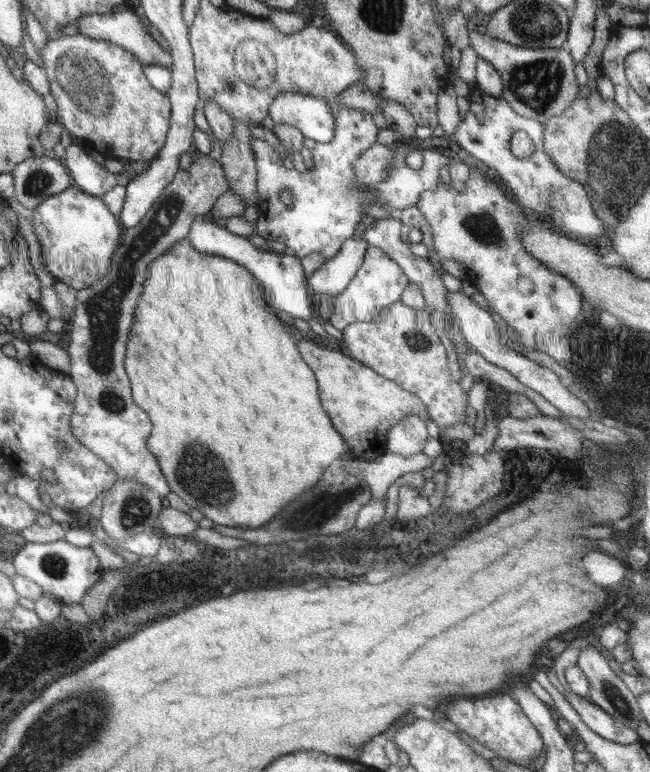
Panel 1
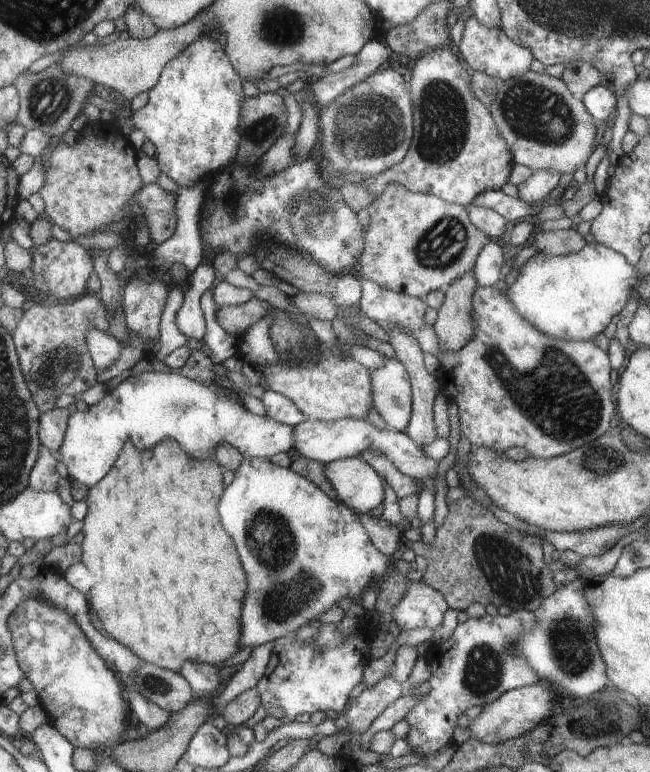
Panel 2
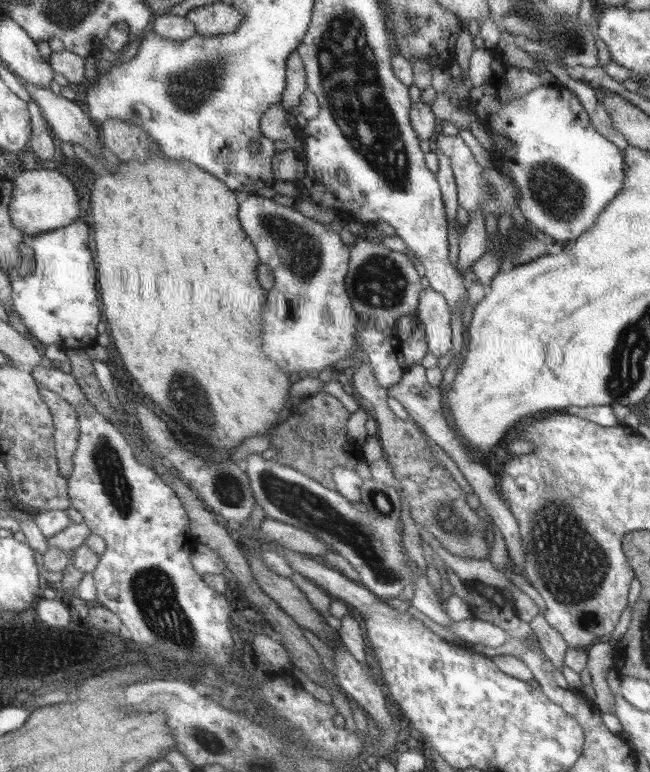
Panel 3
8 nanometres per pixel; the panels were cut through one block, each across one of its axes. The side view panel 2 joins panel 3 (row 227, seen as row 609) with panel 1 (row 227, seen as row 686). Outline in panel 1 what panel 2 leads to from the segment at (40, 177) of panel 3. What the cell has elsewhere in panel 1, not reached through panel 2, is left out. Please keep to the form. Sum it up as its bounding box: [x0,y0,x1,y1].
[33,184,123,291]

